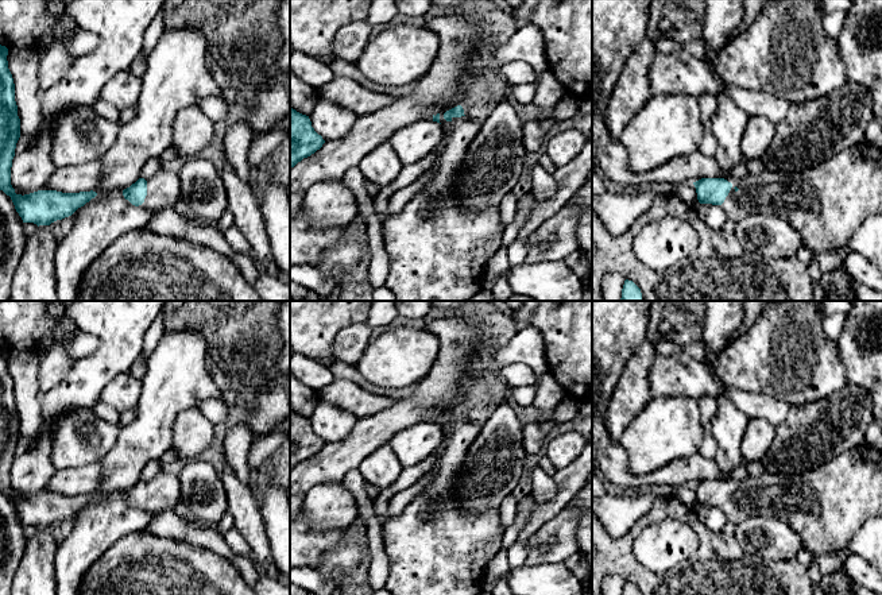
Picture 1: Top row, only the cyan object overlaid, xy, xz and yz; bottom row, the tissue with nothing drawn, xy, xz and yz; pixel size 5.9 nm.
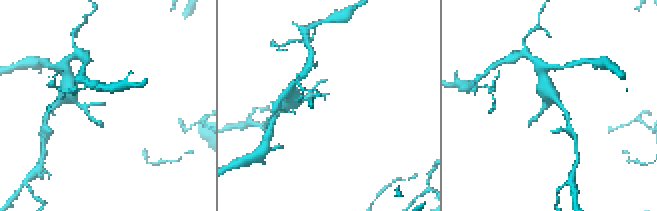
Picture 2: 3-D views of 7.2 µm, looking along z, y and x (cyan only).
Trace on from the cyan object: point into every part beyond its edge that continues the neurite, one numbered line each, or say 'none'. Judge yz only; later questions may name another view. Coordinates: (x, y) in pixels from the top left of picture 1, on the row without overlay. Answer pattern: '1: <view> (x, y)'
1: yz (826, 506)

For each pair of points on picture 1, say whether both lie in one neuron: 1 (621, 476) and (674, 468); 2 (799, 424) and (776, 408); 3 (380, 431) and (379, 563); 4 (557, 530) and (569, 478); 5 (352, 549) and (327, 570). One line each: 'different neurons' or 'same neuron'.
1: same neuron
2: different neurons
3: different neurons
4: different neurons
5: same neuron

